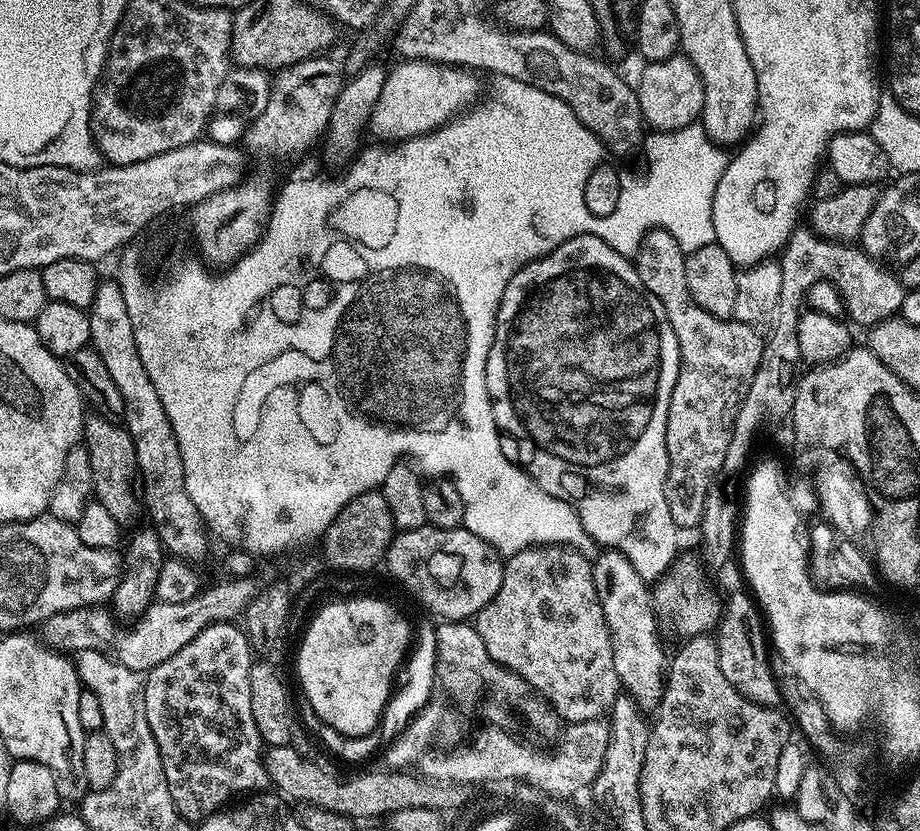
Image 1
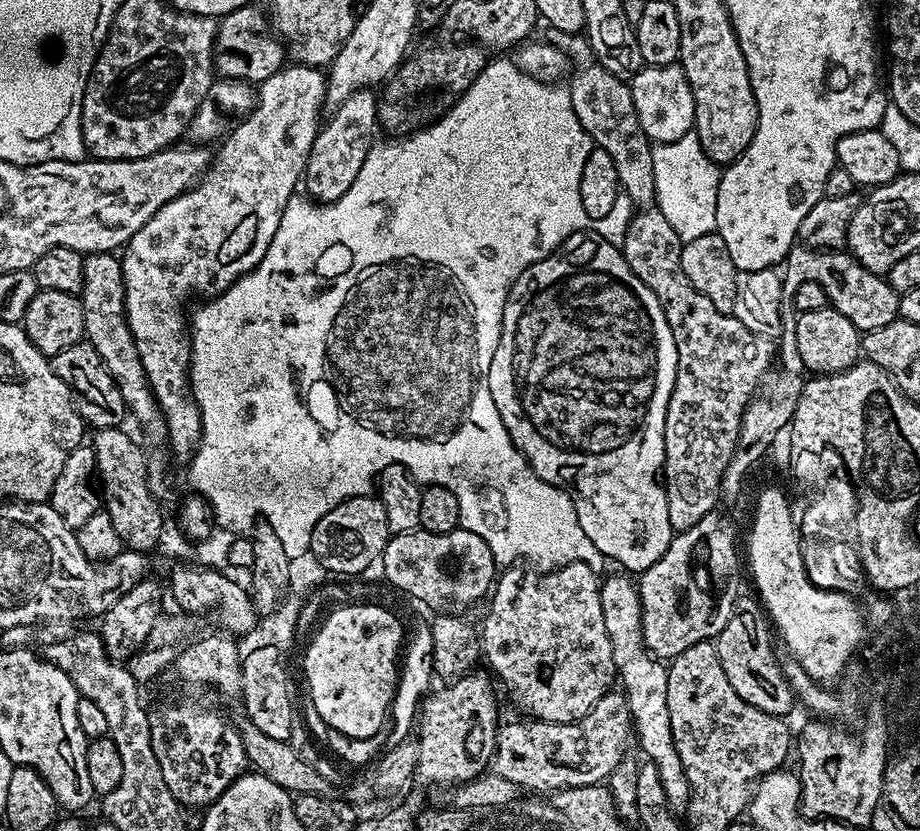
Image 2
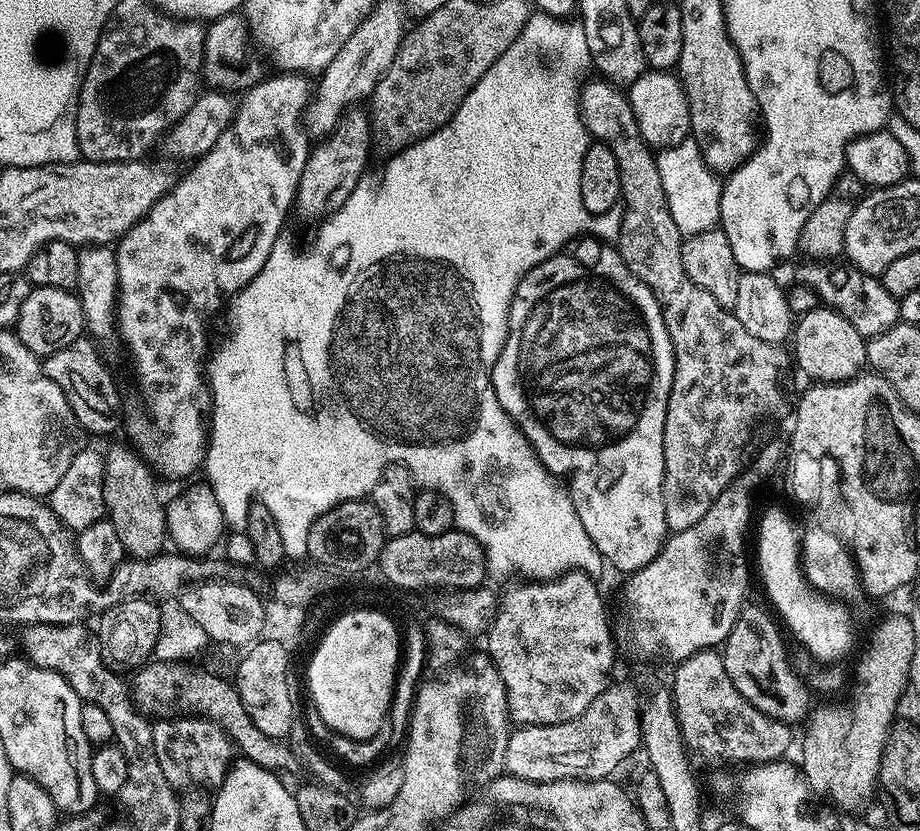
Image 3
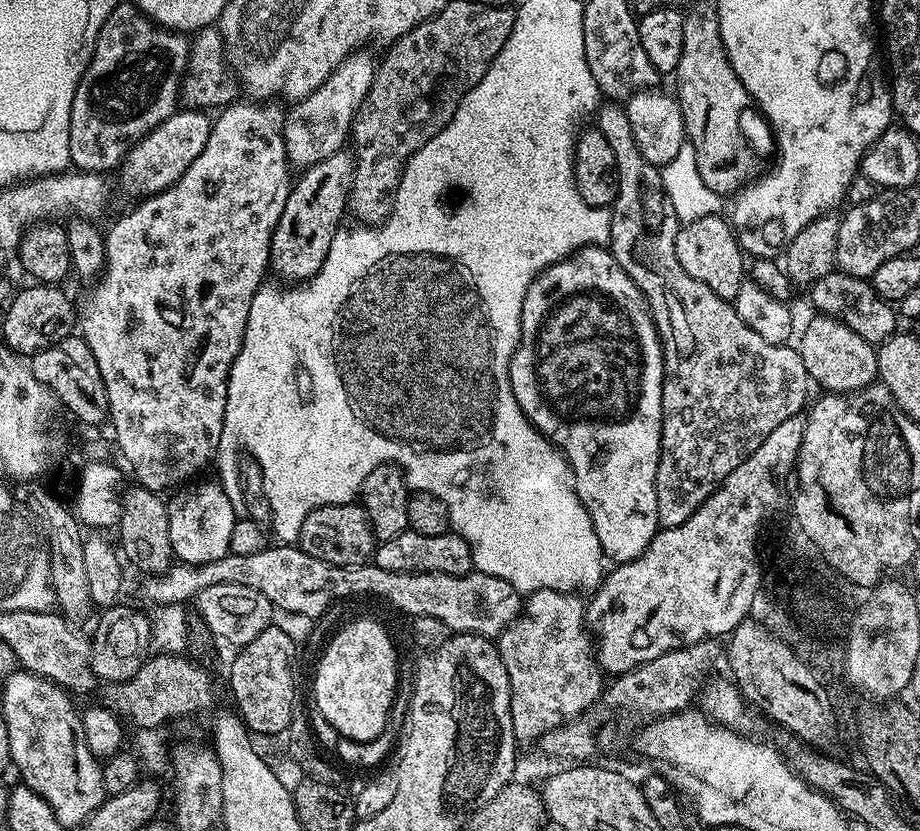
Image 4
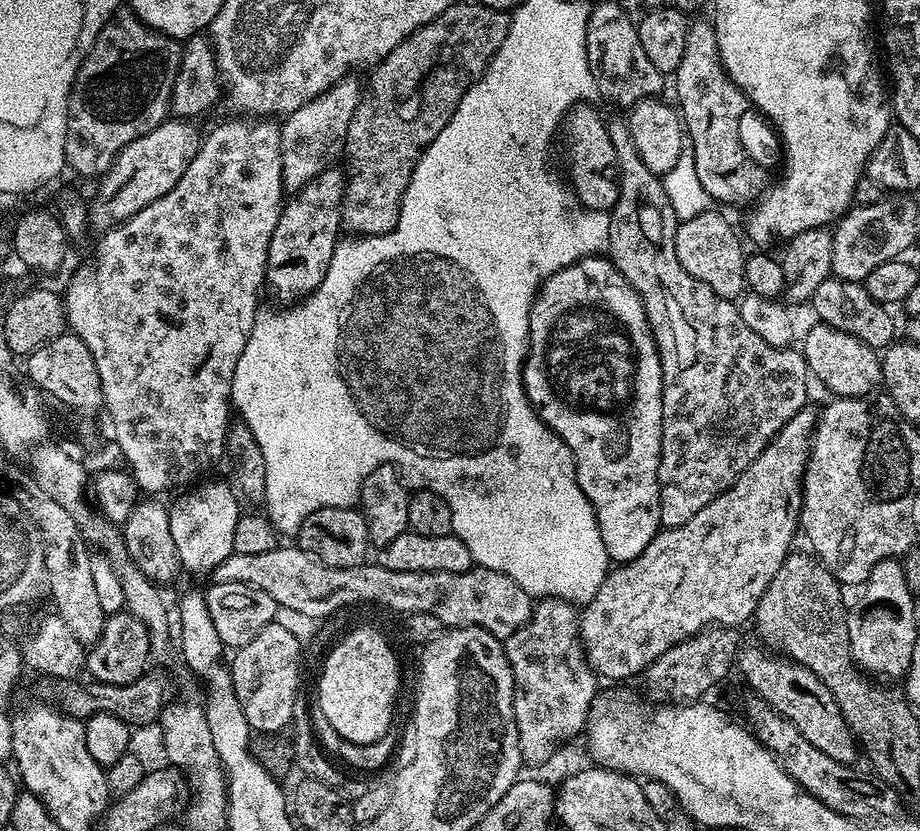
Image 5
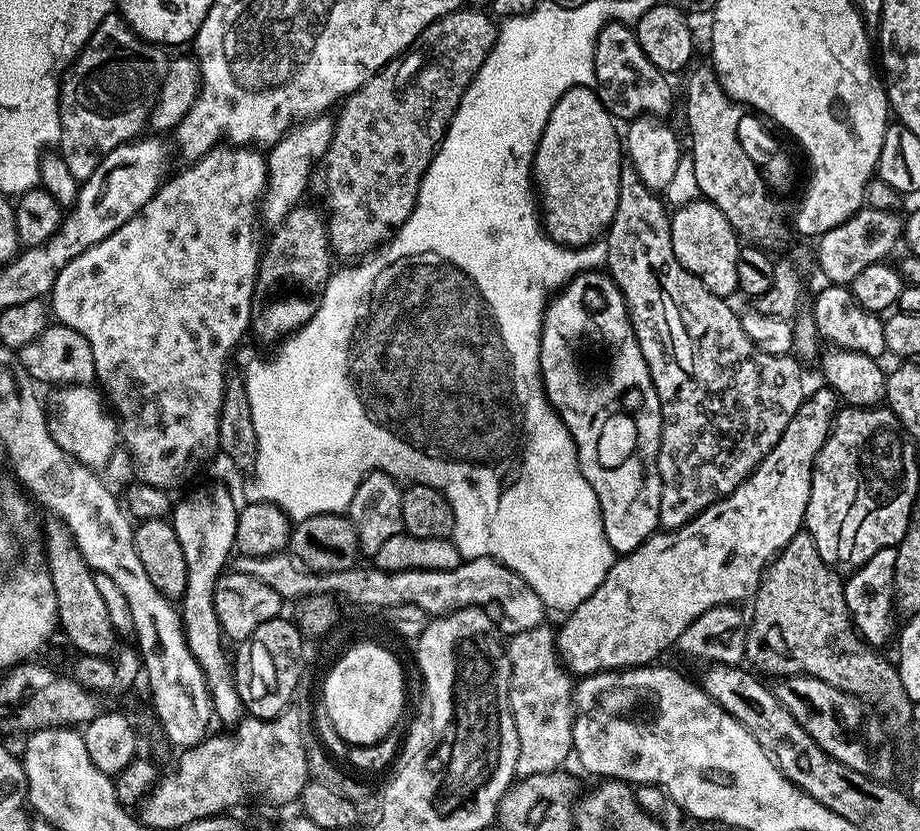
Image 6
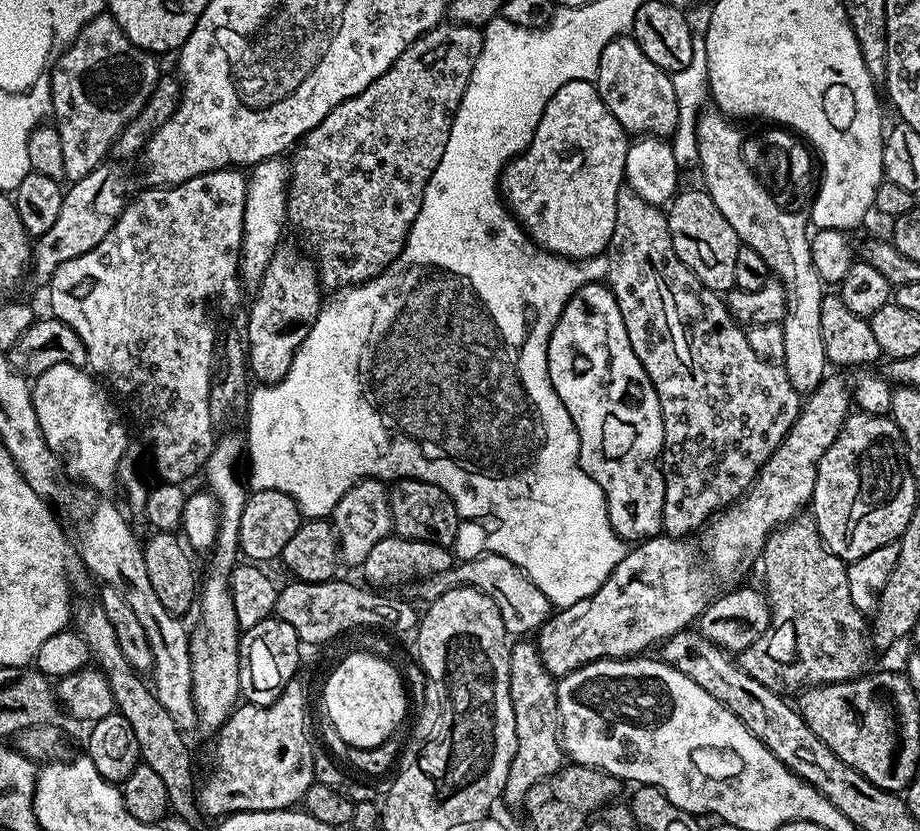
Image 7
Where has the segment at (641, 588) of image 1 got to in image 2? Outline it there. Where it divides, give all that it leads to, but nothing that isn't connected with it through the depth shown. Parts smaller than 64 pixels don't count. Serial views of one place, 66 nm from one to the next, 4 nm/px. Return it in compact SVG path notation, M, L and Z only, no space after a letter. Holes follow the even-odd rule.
M618 574L601 581L603 617L606 632L611 640L611 654L628 702L635 735L640 736L640 746L645 757L653 763L664 788L665 800L673 813L687 811L690 801L689 782L681 756L677 752L668 712L667 667L648 651L641 630L641 600L639 589L631 577Z

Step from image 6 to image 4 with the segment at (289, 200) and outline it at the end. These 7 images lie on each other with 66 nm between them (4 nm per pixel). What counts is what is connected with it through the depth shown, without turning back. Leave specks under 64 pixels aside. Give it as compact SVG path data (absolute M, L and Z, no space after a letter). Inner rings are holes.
M366 50L351 52L339 66L332 71L330 78L318 86L318 90L295 101L287 109L284 118L284 145L288 154L289 165L296 164L300 170L322 162L343 149L349 141L352 131L352 121L356 112L362 106L370 86L374 82L374 74L378 63L377 57L372 57Z

